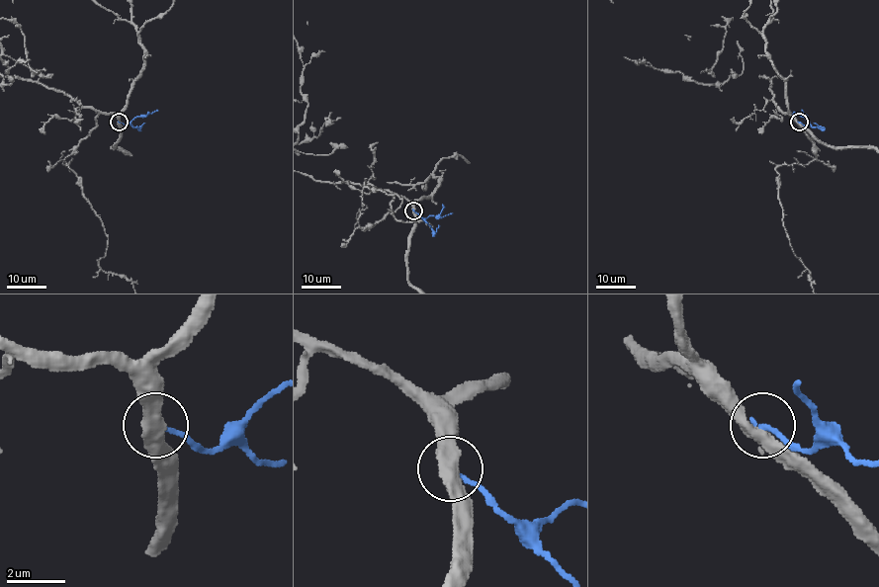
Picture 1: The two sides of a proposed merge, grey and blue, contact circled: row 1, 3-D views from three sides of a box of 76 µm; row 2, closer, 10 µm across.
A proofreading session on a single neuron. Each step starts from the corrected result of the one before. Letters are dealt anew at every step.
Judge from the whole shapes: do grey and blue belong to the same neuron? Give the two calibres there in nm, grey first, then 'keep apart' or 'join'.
480/180 nm | keep apart

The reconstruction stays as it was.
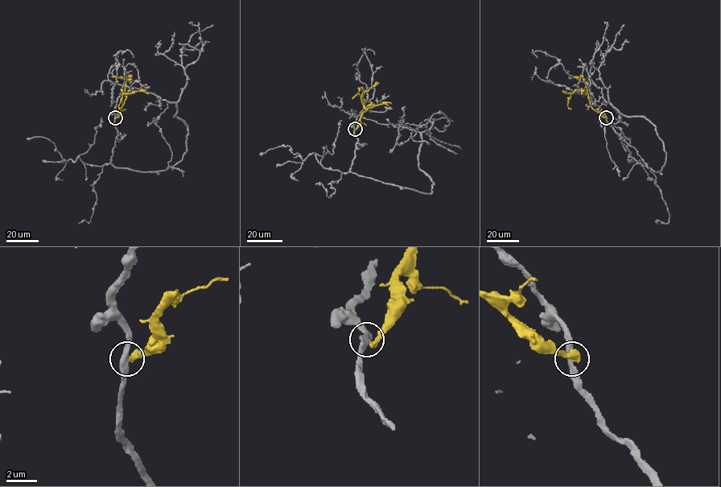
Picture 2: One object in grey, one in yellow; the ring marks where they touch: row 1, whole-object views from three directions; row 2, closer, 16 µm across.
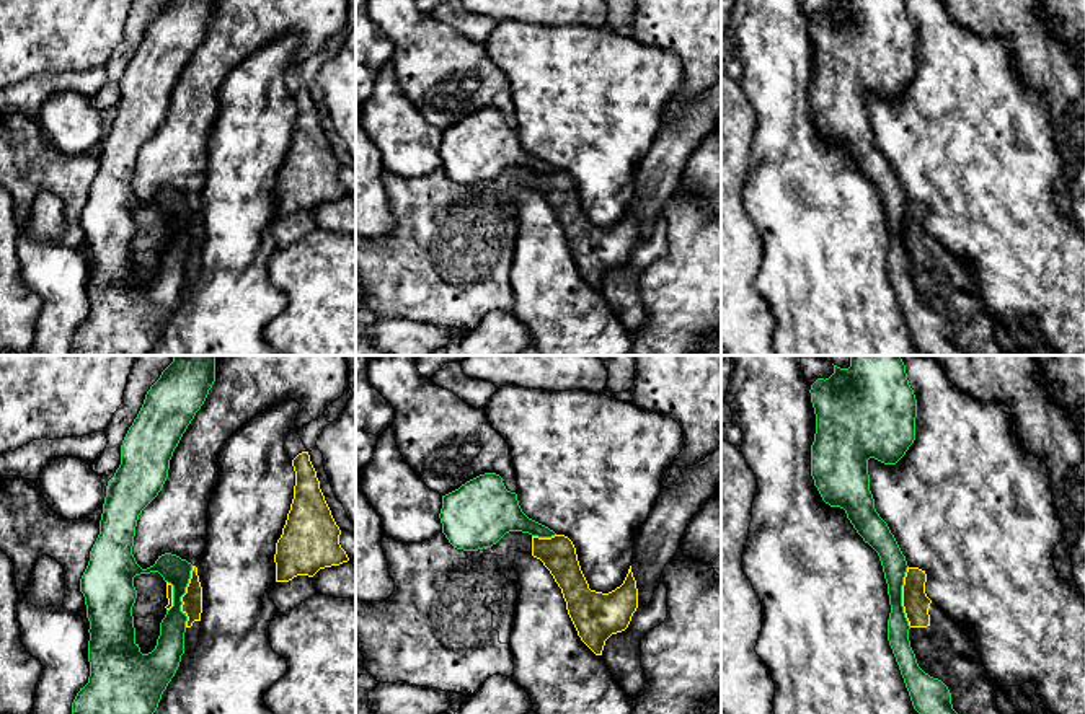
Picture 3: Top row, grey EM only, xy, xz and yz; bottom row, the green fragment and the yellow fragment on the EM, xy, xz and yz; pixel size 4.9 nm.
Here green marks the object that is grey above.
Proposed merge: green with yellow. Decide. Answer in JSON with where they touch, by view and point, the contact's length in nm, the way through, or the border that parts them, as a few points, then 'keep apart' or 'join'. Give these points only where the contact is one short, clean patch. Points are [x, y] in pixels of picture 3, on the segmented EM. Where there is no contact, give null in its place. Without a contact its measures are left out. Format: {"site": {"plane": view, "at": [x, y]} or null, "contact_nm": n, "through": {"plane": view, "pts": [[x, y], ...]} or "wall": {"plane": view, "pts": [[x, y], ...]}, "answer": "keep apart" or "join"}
{"site": {"plane": "xy", "at": [181, 595]}, "contact_nm": 300, "wall": {"plane": "xy", "pts": [[193, 566], [181, 597], [185, 626]]}, "answer": "keep apart"}

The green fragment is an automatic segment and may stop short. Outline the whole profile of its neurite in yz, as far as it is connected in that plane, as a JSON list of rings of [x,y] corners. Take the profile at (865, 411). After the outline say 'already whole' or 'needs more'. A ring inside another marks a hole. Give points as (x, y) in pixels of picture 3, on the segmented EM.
[[[850,355],[848,368],[834,365],[834,373],[826,380],[817,378],[809,393],[816,414],[811,476],[822,500],[844,509],[857,533],[879,556],[891,605],[888,641],[912,706],[919,714],[958,714],[948,686],[919,667],[910,647],[910,626],[902,606],[902,585],[909,566],[888,523],[876,512],[870,491],[868,460],[896,465],[915,440],[917,399],[906,365],[901,355]]] | already whole

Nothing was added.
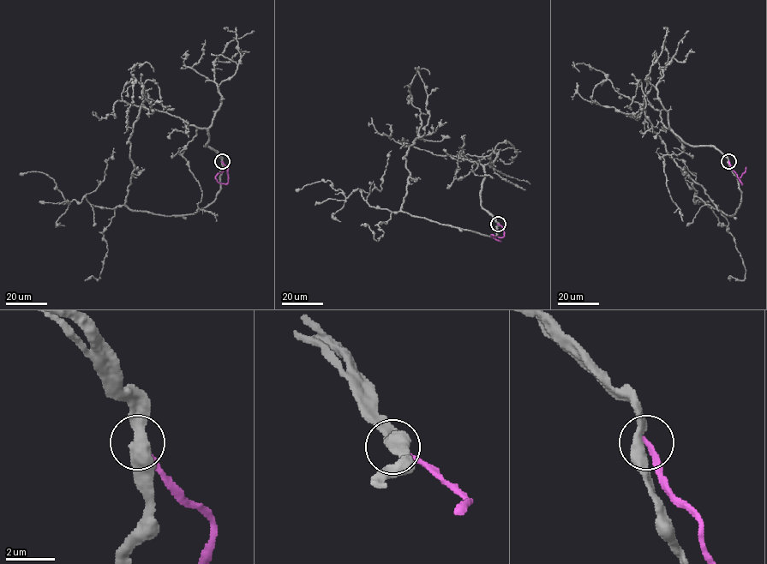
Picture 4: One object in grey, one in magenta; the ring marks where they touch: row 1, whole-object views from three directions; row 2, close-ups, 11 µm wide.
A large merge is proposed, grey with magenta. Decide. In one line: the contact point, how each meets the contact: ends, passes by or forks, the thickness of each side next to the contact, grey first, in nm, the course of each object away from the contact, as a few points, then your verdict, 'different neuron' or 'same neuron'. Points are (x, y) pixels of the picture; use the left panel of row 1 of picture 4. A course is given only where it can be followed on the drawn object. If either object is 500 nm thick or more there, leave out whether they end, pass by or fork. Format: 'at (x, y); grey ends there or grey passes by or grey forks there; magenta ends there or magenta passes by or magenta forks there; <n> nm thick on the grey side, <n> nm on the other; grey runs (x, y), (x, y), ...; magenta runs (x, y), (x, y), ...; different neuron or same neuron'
at (222, 161); 500 nm thick on the grey side, 260 nm on the other; grey runs (222, 161), (216, 198), (196, 212), (125, 204), (129, 137), (146, 97), (131, 72), (146, 62), (153, 72); magenta runs (222, 161), (228, 168), (228, 182), (219, 183), (215, 177), (224, 167); same neuron

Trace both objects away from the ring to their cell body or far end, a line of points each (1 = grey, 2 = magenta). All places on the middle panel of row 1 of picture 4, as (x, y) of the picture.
1: (498, 224), (487, 236), (401, 209), (405, 155), (422, 123), (410, 85), (417, 70), (429, 74)
2: (498, 224), (504, 229), (504, 236), (491, 235), (500, 241)

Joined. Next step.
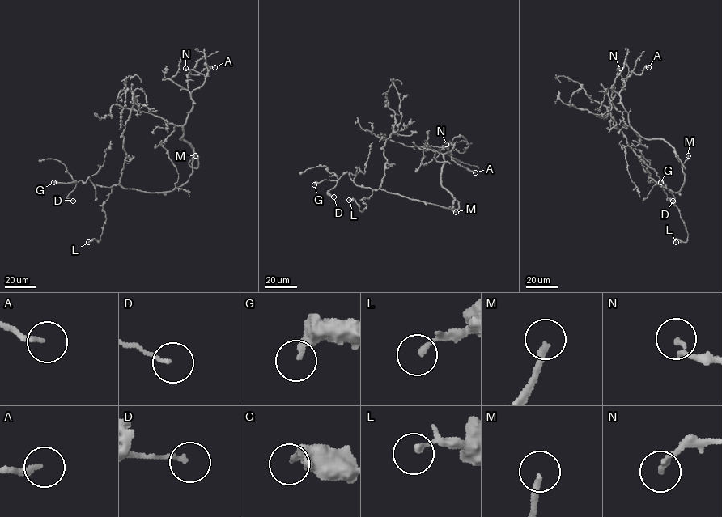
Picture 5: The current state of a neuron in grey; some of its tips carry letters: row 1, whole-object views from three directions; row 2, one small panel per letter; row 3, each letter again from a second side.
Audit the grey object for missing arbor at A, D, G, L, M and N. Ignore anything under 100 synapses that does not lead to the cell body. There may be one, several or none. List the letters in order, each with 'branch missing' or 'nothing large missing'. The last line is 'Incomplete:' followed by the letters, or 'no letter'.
A: nothing large missing
D: nothing large missing
G: nothing large missing
L: nothing large missing
M: branch missing
N: nothing large missing
Incomplete: M

